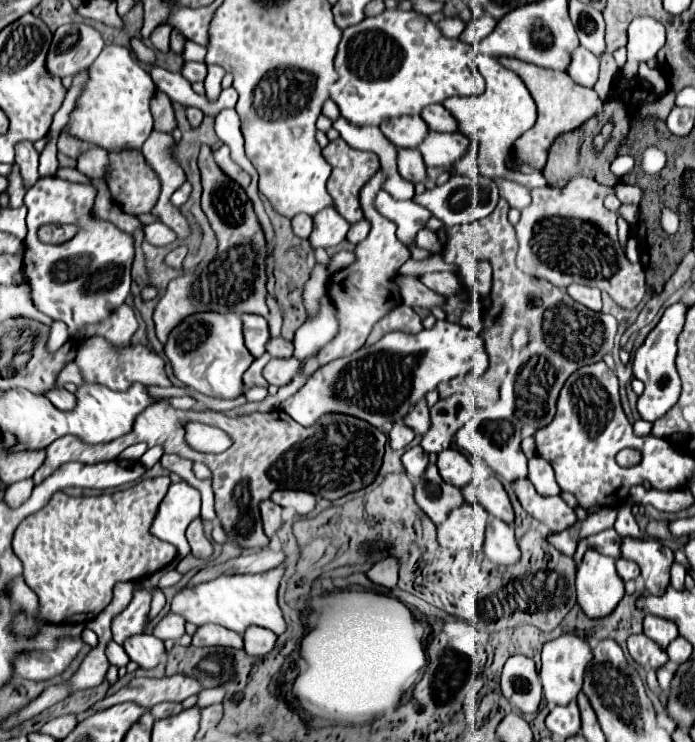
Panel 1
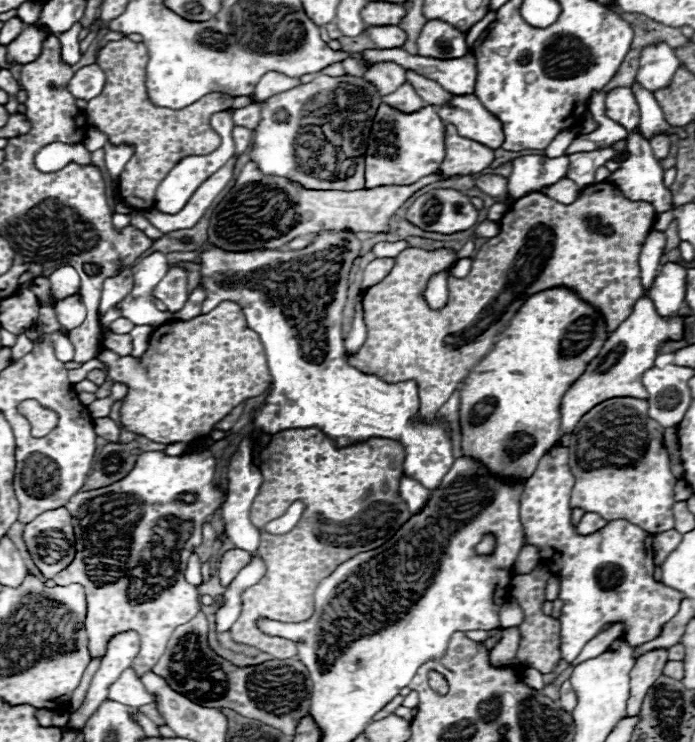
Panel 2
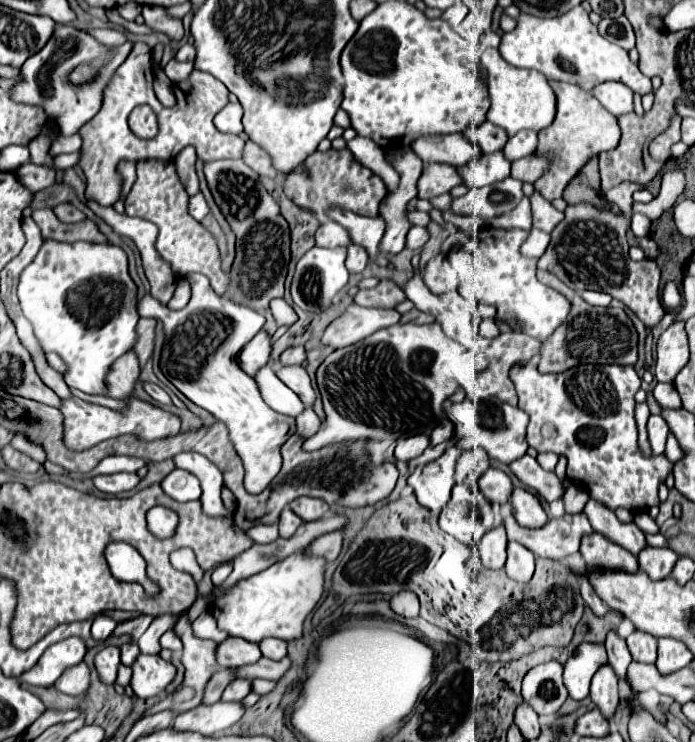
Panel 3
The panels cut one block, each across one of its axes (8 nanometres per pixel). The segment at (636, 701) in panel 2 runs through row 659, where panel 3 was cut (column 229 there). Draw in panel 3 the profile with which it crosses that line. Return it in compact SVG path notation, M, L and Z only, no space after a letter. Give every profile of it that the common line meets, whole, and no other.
M228 638L220 644L218 664L222 668L242 668L248 664L256 664L262 658L262 652L256 644L240 638Z

